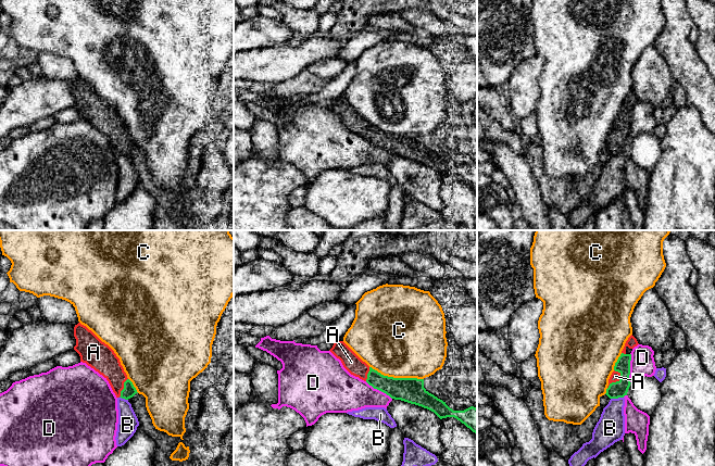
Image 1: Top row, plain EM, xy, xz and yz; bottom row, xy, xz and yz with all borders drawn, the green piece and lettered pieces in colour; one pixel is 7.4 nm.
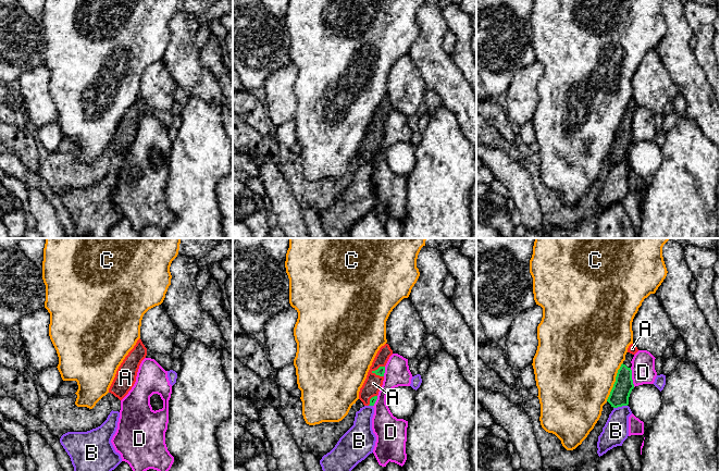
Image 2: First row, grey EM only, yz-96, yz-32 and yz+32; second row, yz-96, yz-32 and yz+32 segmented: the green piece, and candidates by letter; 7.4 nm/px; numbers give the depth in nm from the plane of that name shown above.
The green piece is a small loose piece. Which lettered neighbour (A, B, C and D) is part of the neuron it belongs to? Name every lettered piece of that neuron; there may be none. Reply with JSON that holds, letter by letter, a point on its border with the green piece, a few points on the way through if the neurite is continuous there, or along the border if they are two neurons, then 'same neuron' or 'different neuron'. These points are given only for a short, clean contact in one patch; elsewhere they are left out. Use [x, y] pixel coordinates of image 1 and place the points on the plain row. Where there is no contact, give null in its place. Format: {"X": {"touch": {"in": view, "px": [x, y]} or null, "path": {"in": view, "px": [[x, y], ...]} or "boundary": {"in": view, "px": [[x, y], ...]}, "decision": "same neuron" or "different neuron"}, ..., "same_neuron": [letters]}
{"A": {"touch": {"in": "yz", "px": [616, 138]}, "path": {"in": "yz", "px": [[618, 146], [616, 138], [615, 133]]}, "decision": "same neuron"}, "B": {"touch": {"in": "yz", "px": [616, 154]}, "boundary": {"in": "yz", "px": [[623, 153], [611, 155]]}, "decision": "different neuron"}, "C": {"touch": {"in": "xz", "px": [397, 135]}, "decision": "different neuron"}, "D": {"touch": {"in": "yz", "px": [629, 125]}, "decision": "different neuron"}, "same_neuron": ["A"]}

